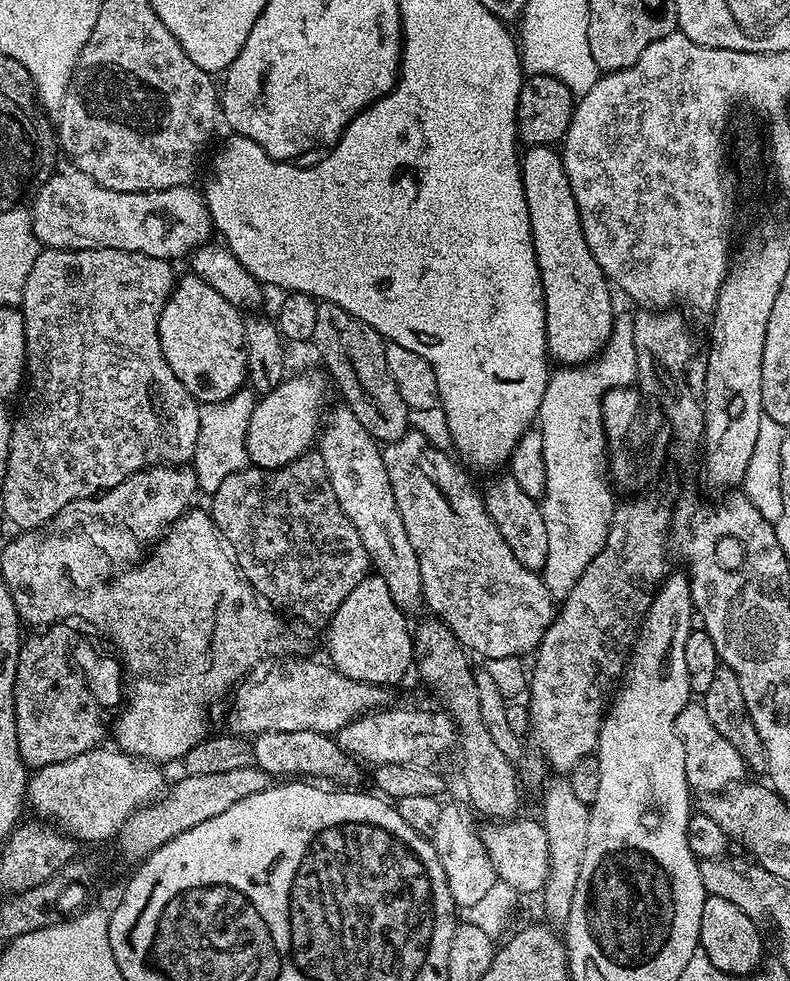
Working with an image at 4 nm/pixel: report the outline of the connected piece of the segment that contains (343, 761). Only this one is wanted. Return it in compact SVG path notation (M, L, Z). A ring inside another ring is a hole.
M286 730L261 732L252 740L252 758L255 767L261 768L272 778L316 778L337 780L337 785L352 786L360 776L361 761L348 755L327 732L314 730Z

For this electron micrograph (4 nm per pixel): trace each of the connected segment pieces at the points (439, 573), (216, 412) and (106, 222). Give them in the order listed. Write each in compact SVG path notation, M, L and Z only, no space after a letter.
M411 430L402 438L395 440L394 443L383 445L382 451L384 453L384 461L386 462L386 474L390 474L390 486L394 490L394 502L398 502L398 514L402 514L402 526L406 526L406 534L410 538L410 546L414 546L414 554L418 558L420 577L424 587L422 593L423 601L426 604L428 602L429 606L437 612L433 613L440 617L443 623L448 625L448 628L455 634L456 639L464 645L469 653L477 652L478 655L484 656L483 659L485 661L492 659L511 661L514 656L520 656L523 652L528 652L528 654L535 653L546 634L546 630L552 625L553 620L556 619L558 613L557 601L554 599L551 590L544 584L543 579L526 566L522 566L522 562L518 562L518 558L514 558L510 546L506 544L506 538L502 538L498 526L491 520L491 516L484 506L481 493L476 493L472 489L471 482L464 477L465 469L455 459L452 461L448 457L449 453L447 451L432 448L430 442L426 442L426 438L422 438L422 434Z
M241 390L233 394L229 400L208 402L201 407L200 425L198 426L198 442L194 453L196 482L201 493L211 494L222 486L230 474L249 467L246 450L246 426L250 426L250 414L254 414L257 397L251 391Z
M57 171L31 201L32 229L45 249L63 248L65 252L77 252L113 248L171 261L172 256L187 257L207 241L204 239L208 235L213 235L208 204L197 189L195 192L195 187L161 192L119 192L104 188L86 174L67 171Z

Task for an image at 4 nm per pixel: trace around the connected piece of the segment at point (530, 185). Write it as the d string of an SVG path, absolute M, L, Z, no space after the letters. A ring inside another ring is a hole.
M546 144L529 147L525 152L528 153L523 153L520 176L528 199L532 241L544 291L548 355L553 361L561 360L561 365L580 366L599 356L613 339L613 289L584 237L561 153Z

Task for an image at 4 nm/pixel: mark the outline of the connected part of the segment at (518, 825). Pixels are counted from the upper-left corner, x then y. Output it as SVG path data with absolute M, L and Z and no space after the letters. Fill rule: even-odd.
M513 818L499 822L488 822L488 825L483 825L479 829L479 834L481 841L485 844L486 854L490 856L490 862L493 863L493 868L496 871L499 883L509 883L520 894L524 894L524 892L539 893L543 889L544 883L548 881L548 871L550 870L550 842L546 838L544 825L539 819L520 819Z

